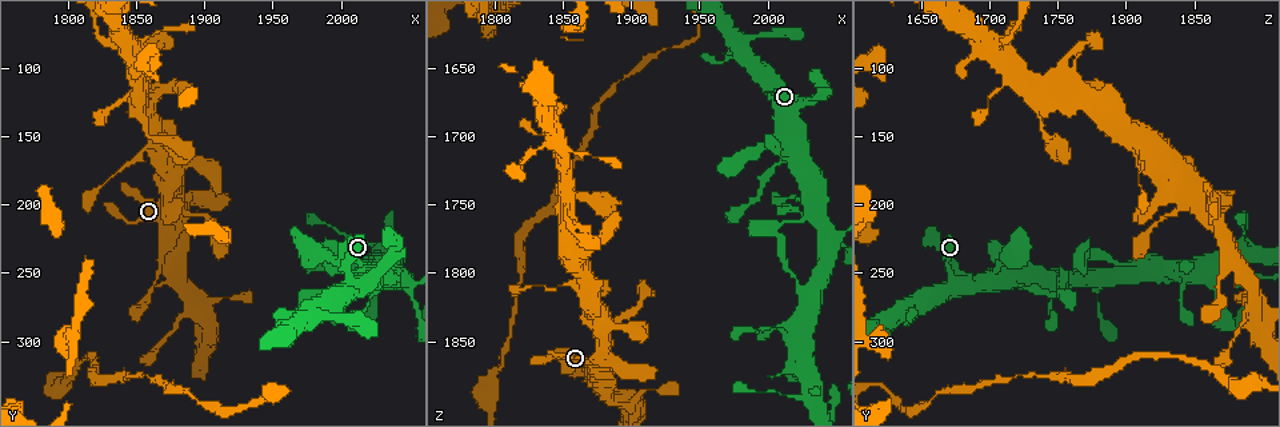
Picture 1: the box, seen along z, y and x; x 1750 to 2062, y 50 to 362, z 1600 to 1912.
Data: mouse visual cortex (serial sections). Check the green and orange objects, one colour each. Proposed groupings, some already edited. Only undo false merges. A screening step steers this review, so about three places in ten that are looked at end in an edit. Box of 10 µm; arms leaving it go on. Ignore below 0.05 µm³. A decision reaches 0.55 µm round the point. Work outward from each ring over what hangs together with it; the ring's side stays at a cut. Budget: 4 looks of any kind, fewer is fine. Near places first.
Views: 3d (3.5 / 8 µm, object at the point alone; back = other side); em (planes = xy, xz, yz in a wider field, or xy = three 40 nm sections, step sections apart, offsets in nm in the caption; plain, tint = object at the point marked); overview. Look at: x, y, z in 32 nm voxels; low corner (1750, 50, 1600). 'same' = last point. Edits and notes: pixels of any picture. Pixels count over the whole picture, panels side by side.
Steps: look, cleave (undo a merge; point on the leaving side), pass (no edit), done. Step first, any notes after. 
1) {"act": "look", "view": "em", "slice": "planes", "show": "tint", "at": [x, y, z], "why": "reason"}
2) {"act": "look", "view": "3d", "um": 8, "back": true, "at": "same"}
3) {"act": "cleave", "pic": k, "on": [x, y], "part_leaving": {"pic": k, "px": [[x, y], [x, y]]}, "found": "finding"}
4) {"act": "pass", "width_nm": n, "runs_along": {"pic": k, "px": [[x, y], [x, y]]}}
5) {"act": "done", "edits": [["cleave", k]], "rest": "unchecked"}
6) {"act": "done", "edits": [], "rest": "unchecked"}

{"act": "look", "view": "3d", "um": 3.5, "back": true, "at": [2036, 254, 1758], "why": "thin neck"}

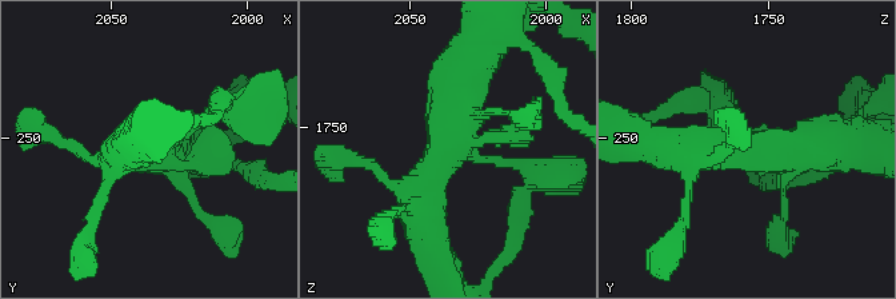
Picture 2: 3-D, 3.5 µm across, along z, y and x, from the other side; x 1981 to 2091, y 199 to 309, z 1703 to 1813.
{"act": "look", "view": "em", "slice": "xy", "step": 1, "show": "tint", "at": [2037, 254, 1757], "why": "shape alone is not enough"}

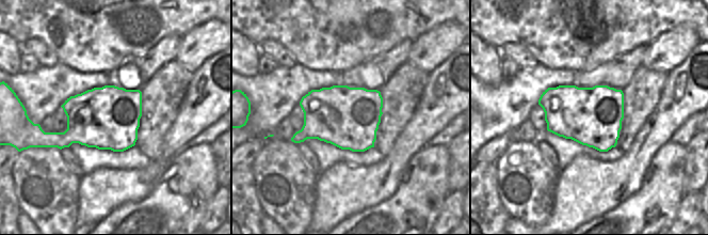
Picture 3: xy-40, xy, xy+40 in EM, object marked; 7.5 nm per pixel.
{"act": "pass", "width_nm": 460, "runs_along": {"pic": 2, "px": [[468, 64], [424, 183], [428, 231]]}, "found": "continuous, no second cell"}

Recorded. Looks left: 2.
{"act": "look", "view": "3d", "um": 8, "at": [1856, 96, 1762], "why": "thin neck"}

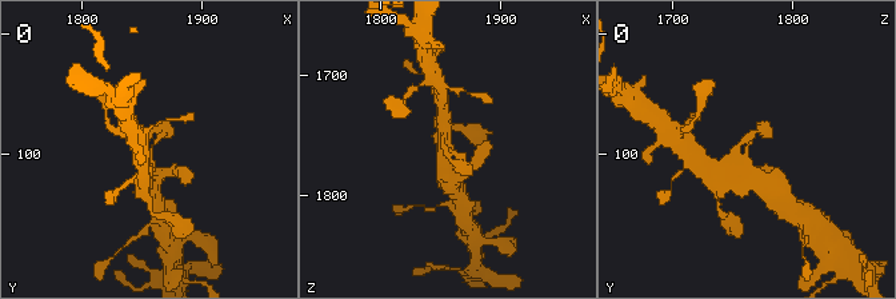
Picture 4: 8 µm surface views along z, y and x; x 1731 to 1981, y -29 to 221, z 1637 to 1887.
{"act": "look", "view": "3d", "um": 3.5, "at": "same"}

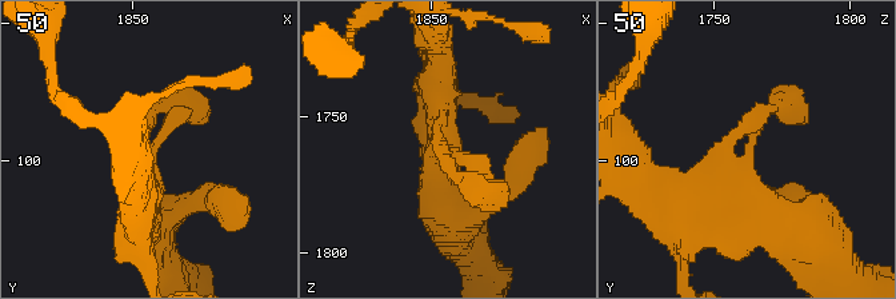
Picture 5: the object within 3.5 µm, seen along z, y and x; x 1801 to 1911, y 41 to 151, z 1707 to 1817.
{"act": "pass", "runs_along": {"pic": 5, "px": [[140, 222], [152, 144], [176, 107], [198, 115]]}, "found": "continuous, no second cell"}

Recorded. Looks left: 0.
{"act": "done", "edits": [], "rest": "unchecked"}

